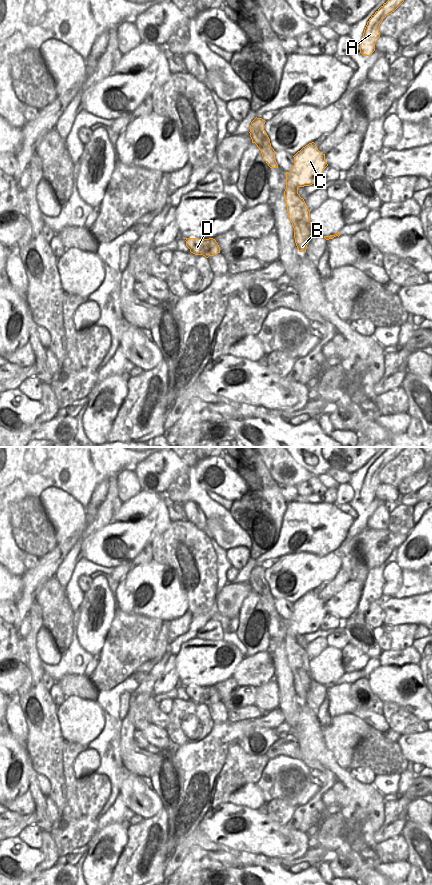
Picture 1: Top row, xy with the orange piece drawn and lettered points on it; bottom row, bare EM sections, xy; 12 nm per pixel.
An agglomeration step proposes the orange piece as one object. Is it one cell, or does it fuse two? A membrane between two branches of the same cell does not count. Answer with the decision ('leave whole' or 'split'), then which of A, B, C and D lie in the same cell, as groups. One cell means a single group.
split | A C D / B

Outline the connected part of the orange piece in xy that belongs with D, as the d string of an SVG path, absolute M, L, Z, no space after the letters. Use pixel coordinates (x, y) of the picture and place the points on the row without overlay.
M186 686L186 694L195 703L203 703L206 706L220 701L220 695L215 687Z

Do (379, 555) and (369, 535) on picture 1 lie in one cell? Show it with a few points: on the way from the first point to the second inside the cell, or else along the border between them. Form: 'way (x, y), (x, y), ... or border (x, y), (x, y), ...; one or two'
way (375, 550), (375, 545), (370, 540); one

